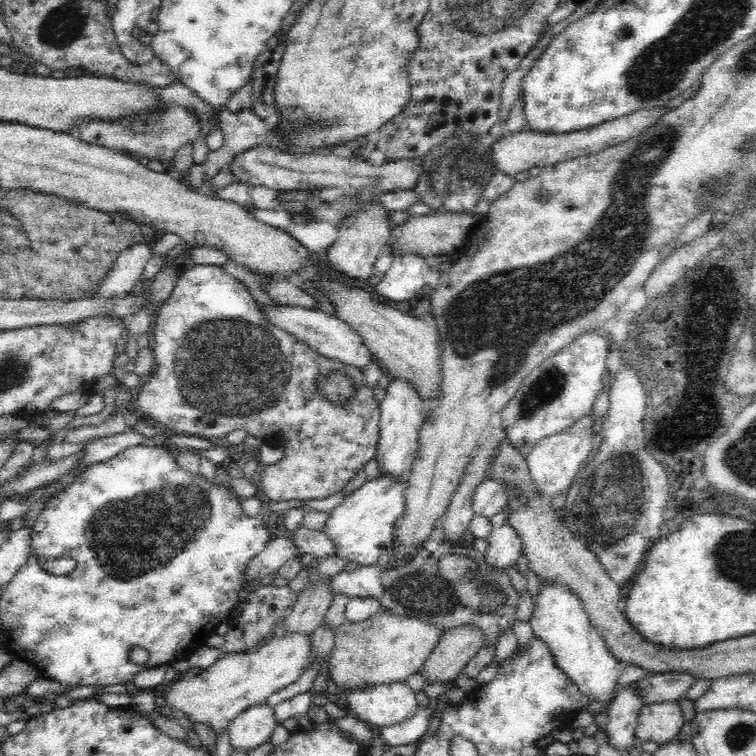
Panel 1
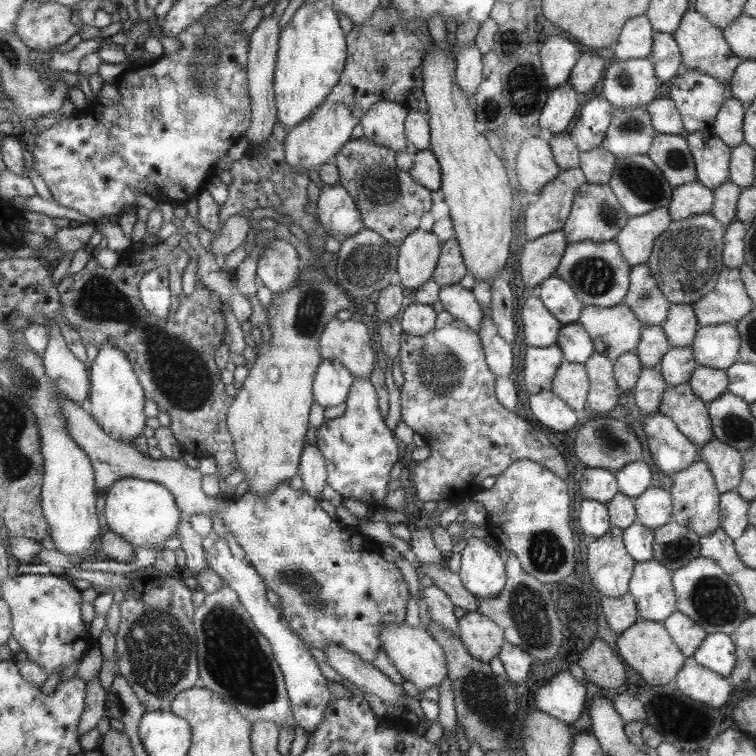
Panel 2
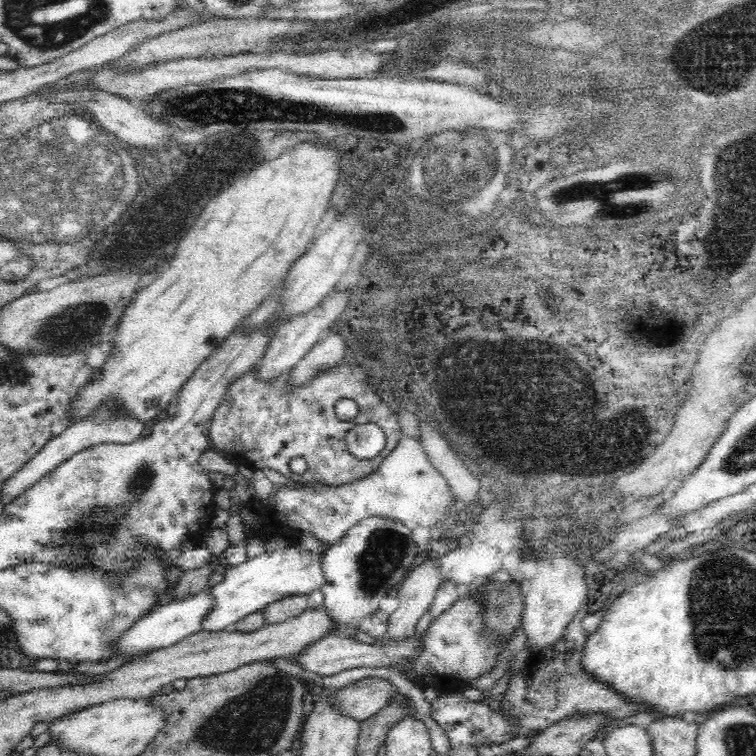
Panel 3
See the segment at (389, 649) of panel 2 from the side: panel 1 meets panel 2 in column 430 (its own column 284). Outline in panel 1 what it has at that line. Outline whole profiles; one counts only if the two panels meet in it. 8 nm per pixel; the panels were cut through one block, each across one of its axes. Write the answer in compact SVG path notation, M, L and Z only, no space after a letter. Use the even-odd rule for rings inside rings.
M299 631L294 632L294 634L280 632L255 651L226 654L210 668L200 669L200 672L197 673L190 669L181 678L171 682L167 690L163 692L164 700L169 707L176 708L185 714L192 723L206 724L218 735L229 728L229 724L240 712L248 710L248 707L254 706L254 704L266 703L266 699L272 696L274 692L278 692L288 684L298 680L298 677L314 660L312 656L315 653L315 646L314 642L311 642L311 638L312 635L300 634Z

